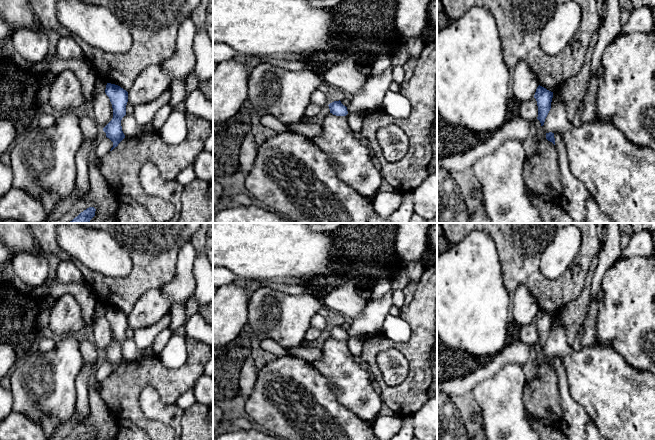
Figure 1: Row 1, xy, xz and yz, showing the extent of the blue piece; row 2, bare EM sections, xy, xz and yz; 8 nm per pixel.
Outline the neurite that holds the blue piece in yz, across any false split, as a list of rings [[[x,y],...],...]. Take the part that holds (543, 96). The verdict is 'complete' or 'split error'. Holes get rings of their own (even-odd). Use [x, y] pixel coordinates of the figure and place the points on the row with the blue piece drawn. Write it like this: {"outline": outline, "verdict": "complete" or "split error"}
{"outline": [[[538,86],[534,95],[538,106],[538,117],[541,126],[544,125],[545,119],[551,109],[551,102],[553,98],[553,92],[547,90],[542,86]]], "verdict": "complete"}

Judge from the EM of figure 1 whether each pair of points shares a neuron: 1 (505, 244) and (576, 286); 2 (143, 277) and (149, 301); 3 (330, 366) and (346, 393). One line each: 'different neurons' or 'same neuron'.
1: same neuron
2: different neurons
3: same neuron

